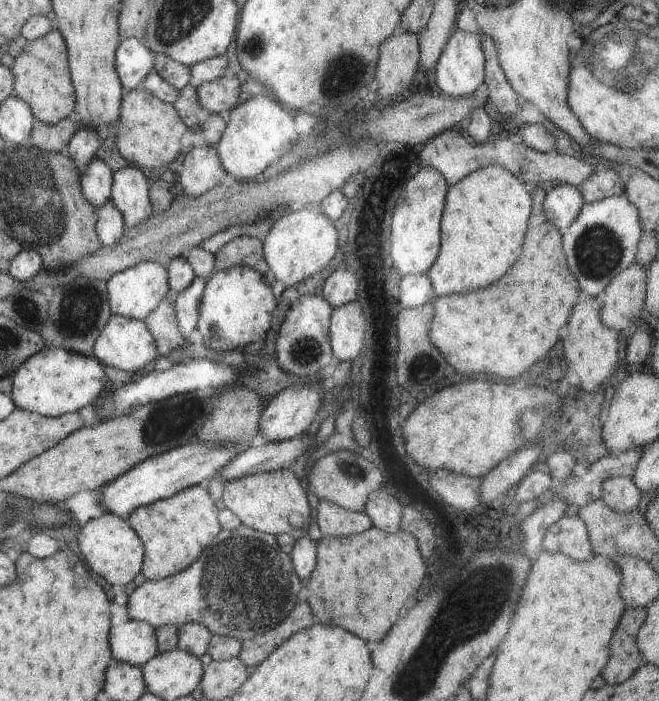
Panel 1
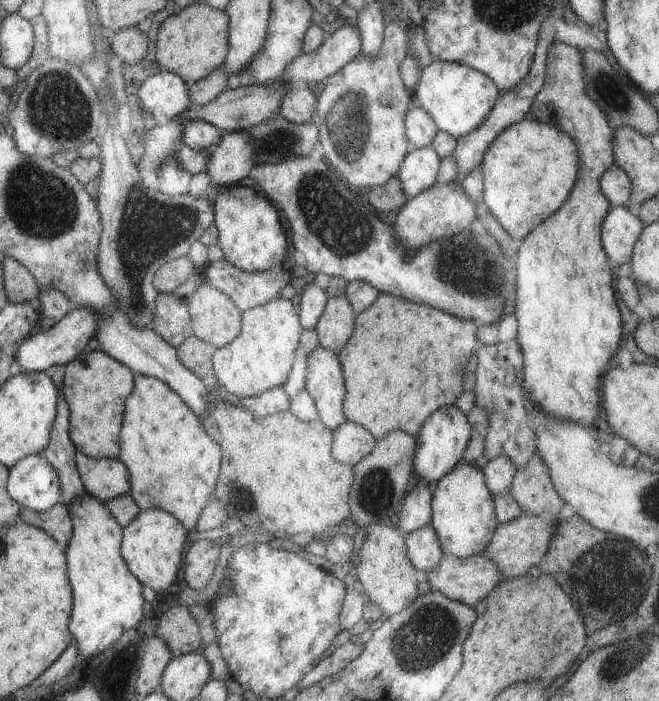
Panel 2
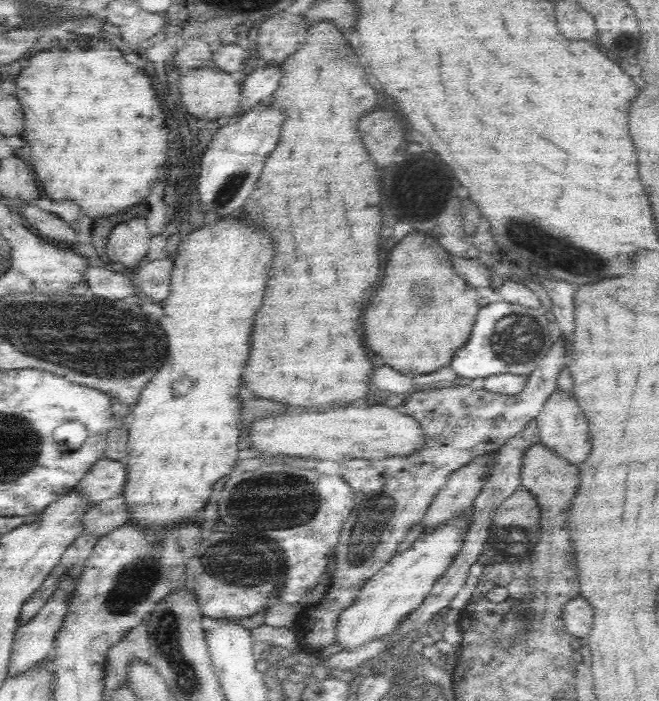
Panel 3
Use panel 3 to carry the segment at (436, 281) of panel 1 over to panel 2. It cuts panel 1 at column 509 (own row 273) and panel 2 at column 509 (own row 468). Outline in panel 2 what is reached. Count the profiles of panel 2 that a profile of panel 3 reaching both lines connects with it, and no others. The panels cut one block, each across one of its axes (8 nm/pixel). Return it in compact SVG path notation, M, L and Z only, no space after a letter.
M521 120L505 128L481 160L483 202L491 216L513 238L527 236L541 220L559 210L577 178L577 150L573 140L551 124Z

